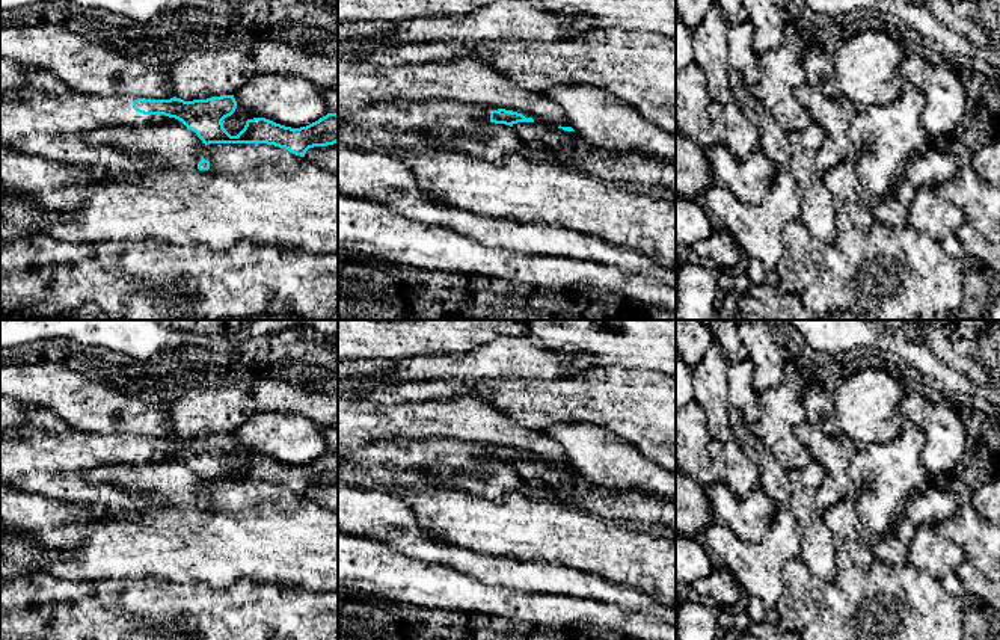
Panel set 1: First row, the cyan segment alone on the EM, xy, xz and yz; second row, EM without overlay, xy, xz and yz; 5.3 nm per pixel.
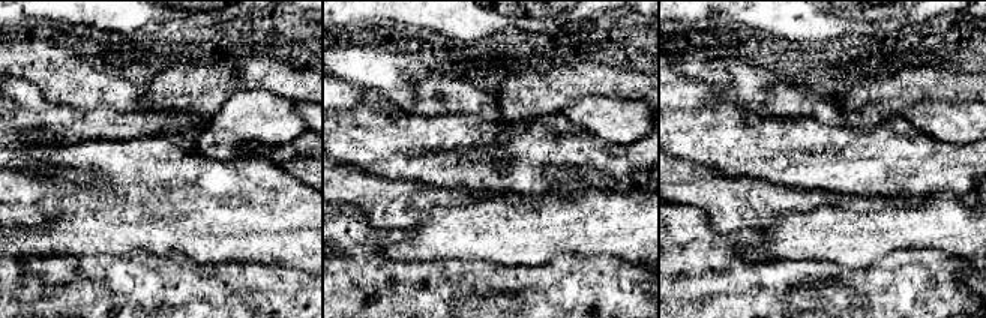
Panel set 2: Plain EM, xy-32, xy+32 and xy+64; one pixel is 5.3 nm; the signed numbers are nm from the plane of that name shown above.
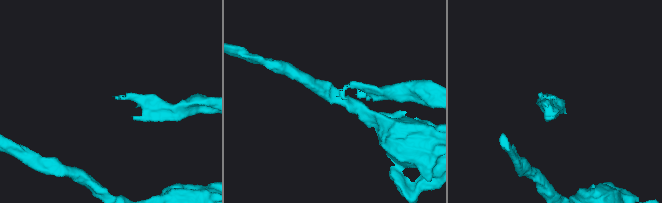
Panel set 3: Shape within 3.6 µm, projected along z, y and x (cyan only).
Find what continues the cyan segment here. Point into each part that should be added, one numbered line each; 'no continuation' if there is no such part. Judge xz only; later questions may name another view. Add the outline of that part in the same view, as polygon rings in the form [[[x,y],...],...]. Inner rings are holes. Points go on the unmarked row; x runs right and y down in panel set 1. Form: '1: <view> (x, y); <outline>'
1: xz (392, 464); [[[392,438],[392,439],[379,439],[360,445],[354,450],[347,450],[338,447],[338,483],[345,478],[350,480],[356,488],[367,489],[383,489],[392,492],[394,489],[424,489],[427,486],[449,485],[459,488],[454,483],[440,478],[437,474],[431,474],[431,468],[446,466],[452,469],[465,471],[472,462],[489,462],[490,448],[481,444],[465,444],[454,439],[406,439],[406,438]]]

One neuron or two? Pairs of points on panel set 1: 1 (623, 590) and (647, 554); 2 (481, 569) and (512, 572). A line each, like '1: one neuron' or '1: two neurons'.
1: two neurons
2: one neuron

